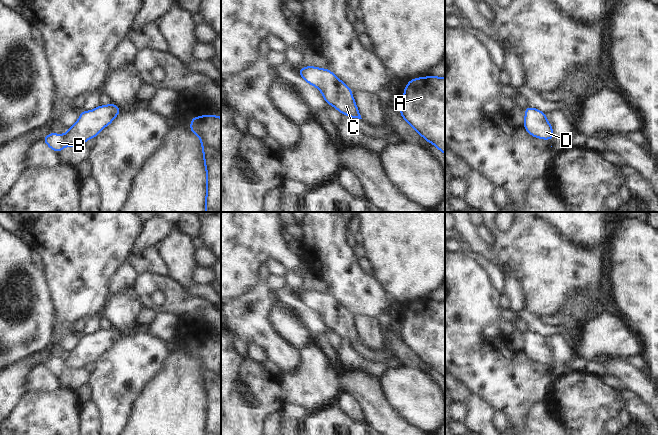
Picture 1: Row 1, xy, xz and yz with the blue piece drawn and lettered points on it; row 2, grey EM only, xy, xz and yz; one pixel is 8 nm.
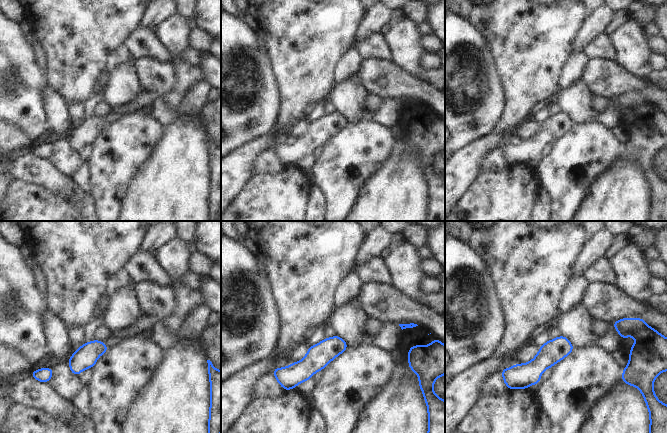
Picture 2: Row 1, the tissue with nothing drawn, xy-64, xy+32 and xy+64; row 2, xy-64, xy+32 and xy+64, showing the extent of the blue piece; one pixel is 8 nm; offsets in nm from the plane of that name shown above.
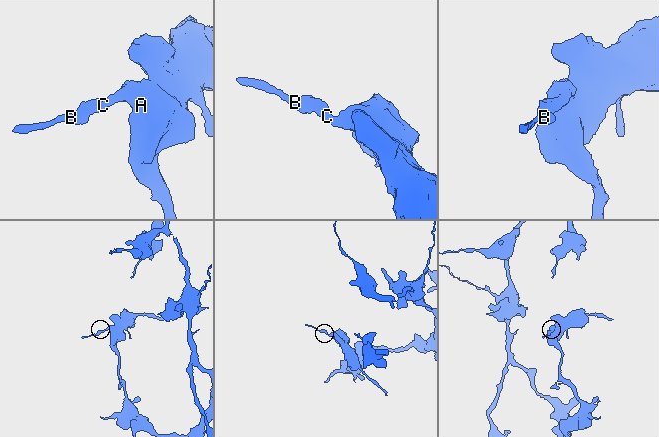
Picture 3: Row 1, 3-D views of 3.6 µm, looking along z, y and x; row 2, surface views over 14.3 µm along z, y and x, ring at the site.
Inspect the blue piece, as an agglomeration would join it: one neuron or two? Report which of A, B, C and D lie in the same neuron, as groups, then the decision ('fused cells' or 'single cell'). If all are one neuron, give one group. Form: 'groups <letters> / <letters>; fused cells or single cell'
groups A B C D; single cell

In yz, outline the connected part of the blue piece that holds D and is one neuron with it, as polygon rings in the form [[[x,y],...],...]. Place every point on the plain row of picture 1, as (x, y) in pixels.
[[[532,331],[524,333],[526,340],[523,350],[526,355],[535,362],[552,364],[553,353],[551,348],[546,344],[546,337]]]

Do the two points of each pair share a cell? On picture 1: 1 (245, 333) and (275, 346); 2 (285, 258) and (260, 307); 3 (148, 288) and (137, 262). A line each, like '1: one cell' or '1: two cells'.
1: one cell
2: two cells
3: two cells

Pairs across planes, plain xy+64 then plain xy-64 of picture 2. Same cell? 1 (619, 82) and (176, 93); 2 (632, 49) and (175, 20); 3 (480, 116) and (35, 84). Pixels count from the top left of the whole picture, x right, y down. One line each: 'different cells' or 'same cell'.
1: different cells
2: same cell
3: same cell

